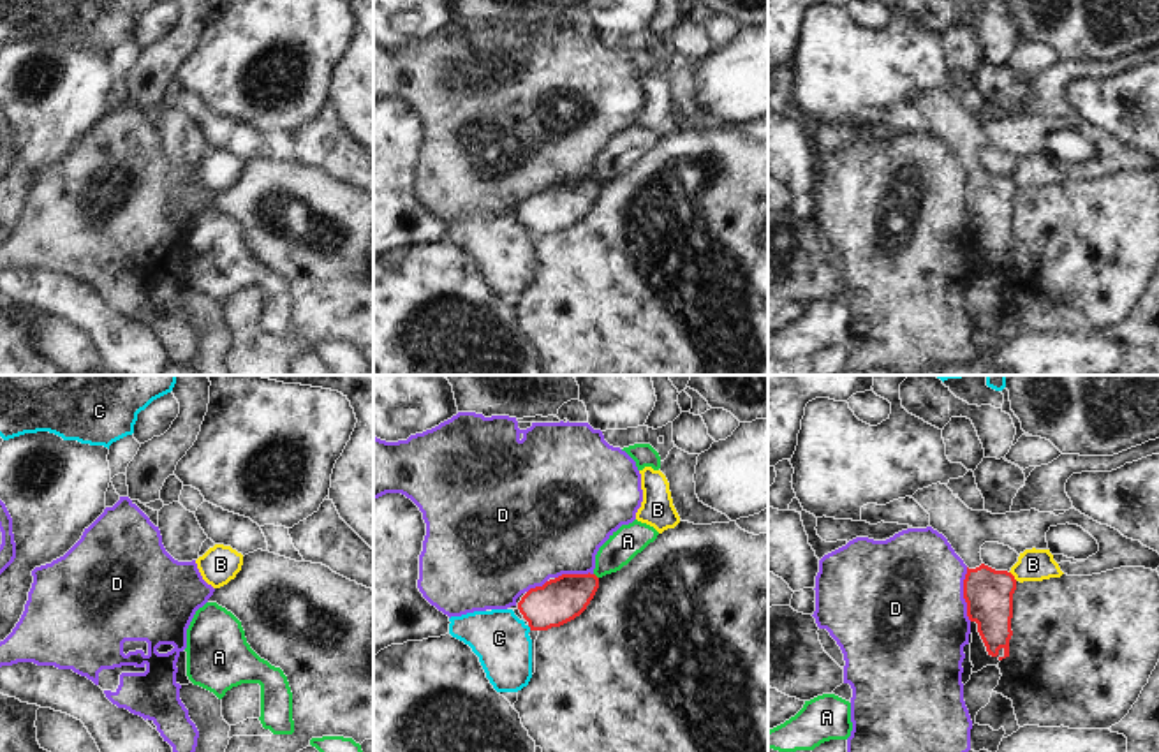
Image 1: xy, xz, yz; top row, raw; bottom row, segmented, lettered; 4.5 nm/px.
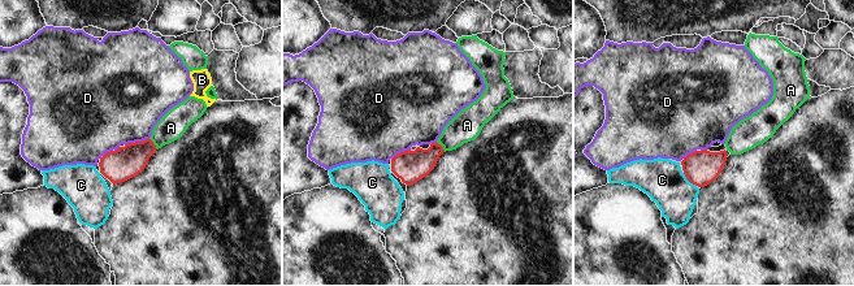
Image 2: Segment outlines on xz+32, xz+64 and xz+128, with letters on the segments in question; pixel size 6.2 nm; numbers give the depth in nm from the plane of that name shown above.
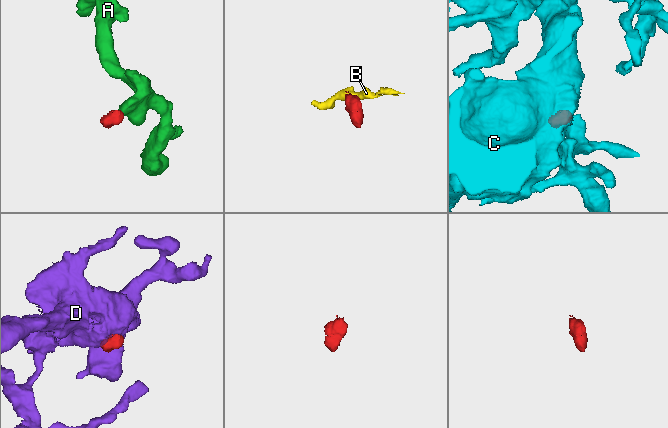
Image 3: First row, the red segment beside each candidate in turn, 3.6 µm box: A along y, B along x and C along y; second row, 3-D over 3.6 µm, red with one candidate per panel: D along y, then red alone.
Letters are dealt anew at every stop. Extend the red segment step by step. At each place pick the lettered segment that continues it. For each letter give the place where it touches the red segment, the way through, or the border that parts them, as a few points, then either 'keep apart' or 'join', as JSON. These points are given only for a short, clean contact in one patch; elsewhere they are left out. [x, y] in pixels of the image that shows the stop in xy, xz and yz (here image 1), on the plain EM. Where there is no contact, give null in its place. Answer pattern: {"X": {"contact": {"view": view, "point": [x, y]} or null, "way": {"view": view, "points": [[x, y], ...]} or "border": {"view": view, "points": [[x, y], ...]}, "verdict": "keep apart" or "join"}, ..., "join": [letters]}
{"A": {"contact": {"view": "xz", "point": [596, 182]}, "border": {"view": "xz", "points": [[594, 178], [597, 184]]}, "verdict": "keep apart"}, "B": {"contact": {"view": "yz", "point": [1013, 182]}, "border": {"view": "yz", "points": [[1010, 176], [1017, 185]]}, "verdict": "keep apart"}, "C": {"contact": {"view": "xz", "point": [529, 231]}, "border": {"view": "xz", "points": [[527, 231], [531, 235]]}, "verdict": "keep apart"}, "D": {"contact": {"view": "yz", "point": [964, 199]}, "verdict": "keep apart"}, "join": []}

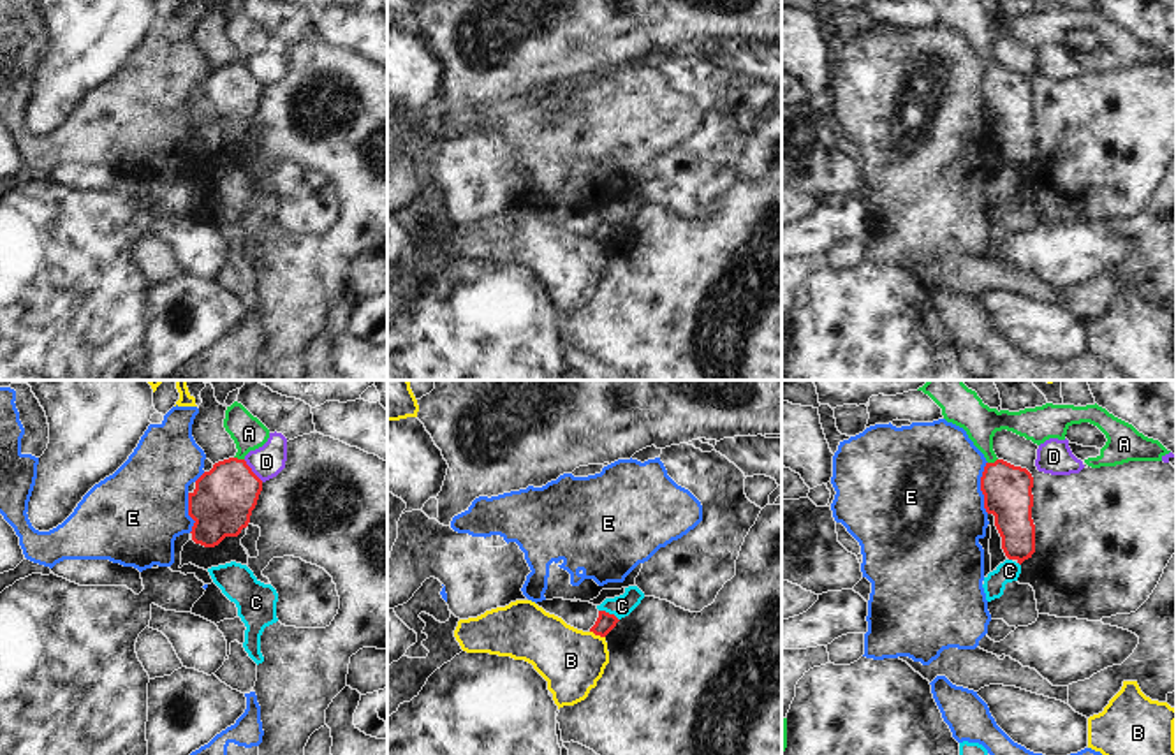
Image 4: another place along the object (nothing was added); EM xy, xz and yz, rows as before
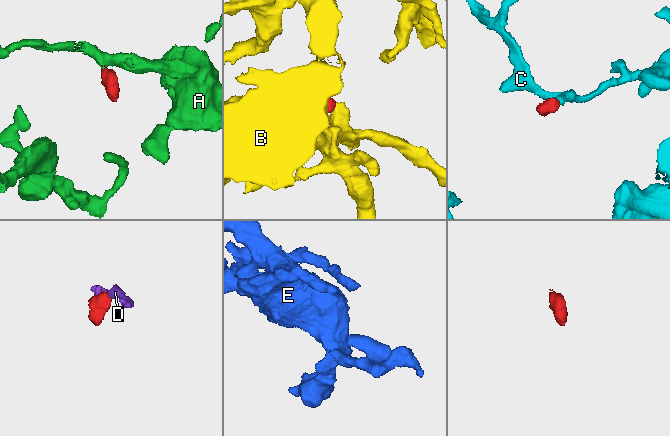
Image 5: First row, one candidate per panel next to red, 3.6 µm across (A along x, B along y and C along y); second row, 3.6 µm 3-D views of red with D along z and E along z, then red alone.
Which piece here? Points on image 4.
{"A": {"contact": {"view": "xy", "point": [240, 65]}, "way": {"view": "xy", "points": [[222, 108], [231, 95], [240, 65], [249, 39]]}, "verdict": "join"}, "B": {"contact": {"view": "xz", "point": [597, 240]}, "border": {"view": "xz", "points": [[590, 236], [604, 243]]}, "verdict": "keep apart"}, "C": {"contact": {"view": "xz", "point": [610, 220]}, "border": {"view": "xz", "points": [[599, 215], [618, 226]]}, "verdict": "keep apart"}, "D": {"contact": {"view": "xy", "point": [250, 76]}, "border": {"view": "xy", "points": [[243, 65], [263, 87]]}, "verdict": "keep apart"}, "E": {"contact": {"view": "yz", "point": [981, 94]}, "verdict": "keep apart"}, "join": ["A"]}

